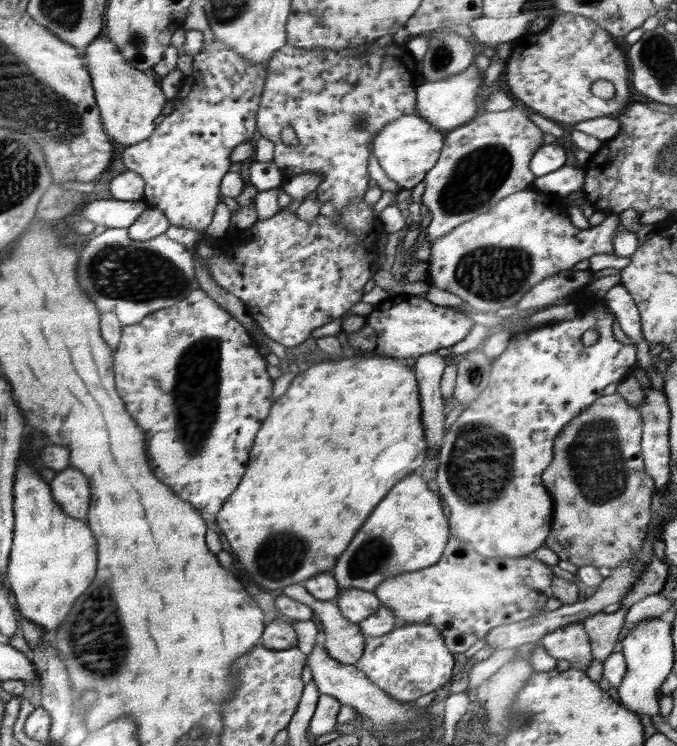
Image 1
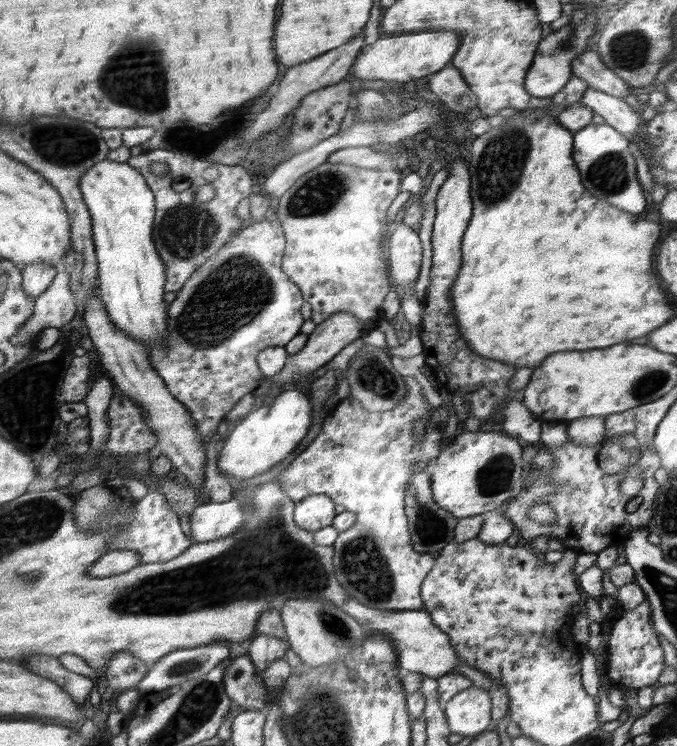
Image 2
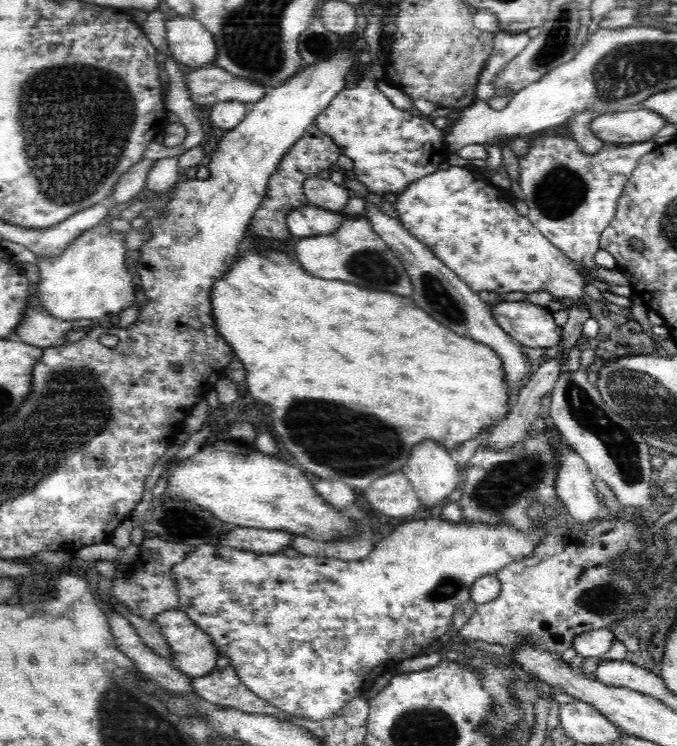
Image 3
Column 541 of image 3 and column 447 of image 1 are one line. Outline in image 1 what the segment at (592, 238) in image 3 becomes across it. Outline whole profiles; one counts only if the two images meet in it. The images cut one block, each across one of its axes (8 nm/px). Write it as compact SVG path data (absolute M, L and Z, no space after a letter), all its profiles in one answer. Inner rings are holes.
M516 105L512 109L500 112L483 112L481 116L476 116L466 125L445 132L444 136L443 150L435 166L426 173L424 178L426 185L422 204L432 212L431 222L426 228L426 237L430 244L438 237L458 228L462 222L488 212L504 197L531 187L536 176L530 170L530 160L534 152L544 145L542 130L530 120L528 111L524 107Z

